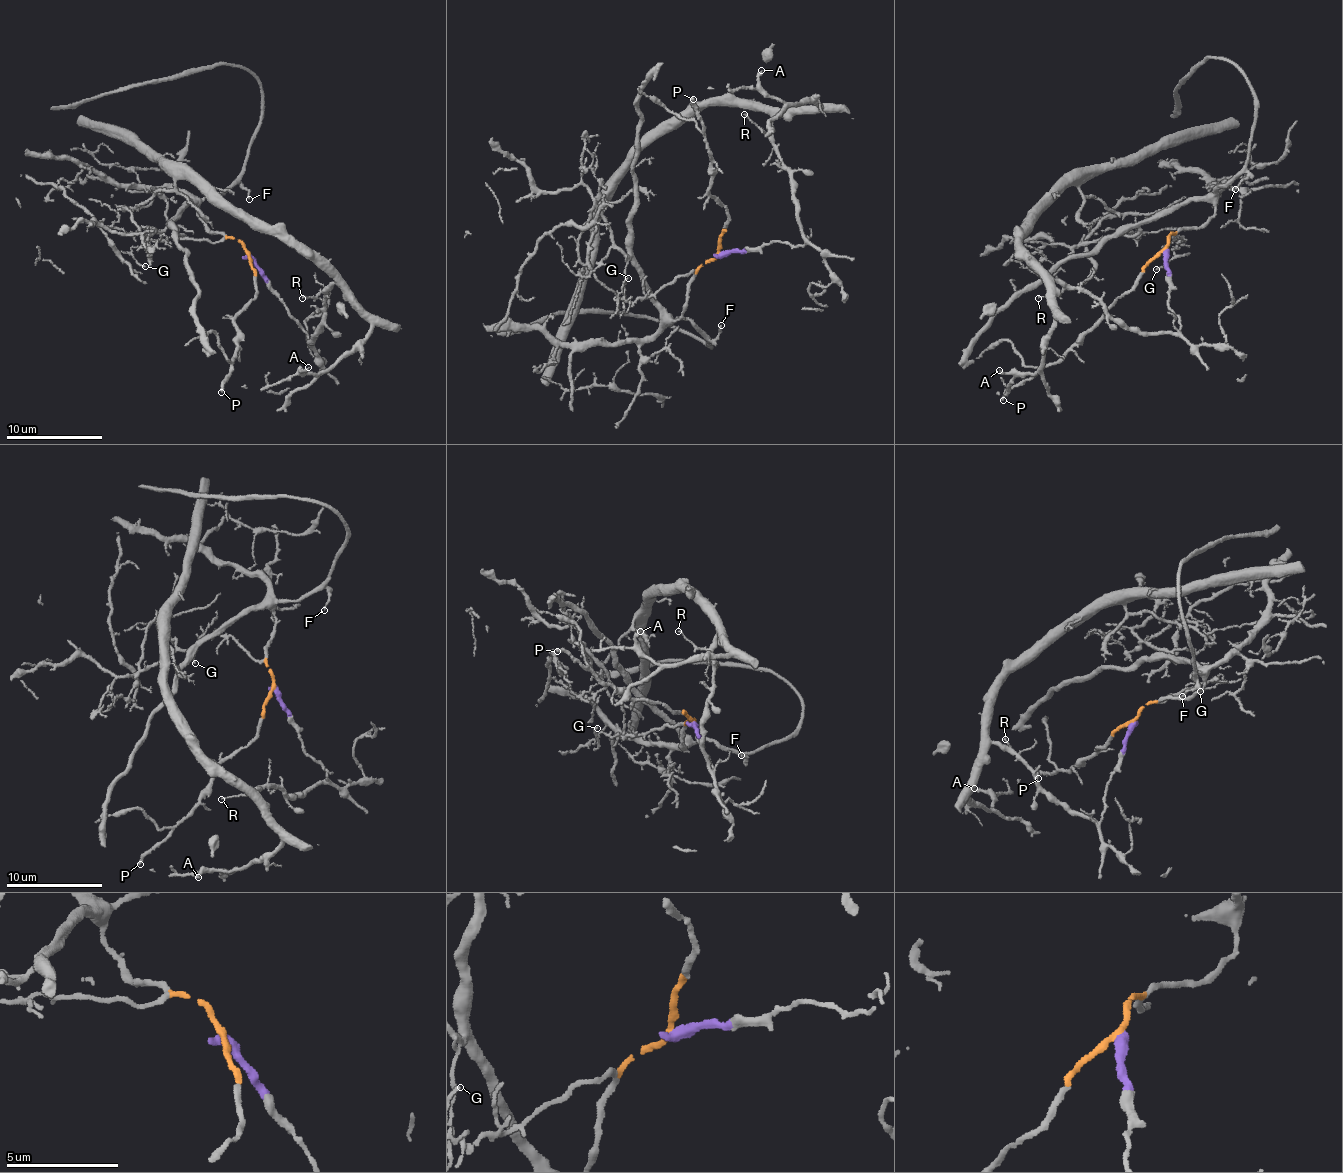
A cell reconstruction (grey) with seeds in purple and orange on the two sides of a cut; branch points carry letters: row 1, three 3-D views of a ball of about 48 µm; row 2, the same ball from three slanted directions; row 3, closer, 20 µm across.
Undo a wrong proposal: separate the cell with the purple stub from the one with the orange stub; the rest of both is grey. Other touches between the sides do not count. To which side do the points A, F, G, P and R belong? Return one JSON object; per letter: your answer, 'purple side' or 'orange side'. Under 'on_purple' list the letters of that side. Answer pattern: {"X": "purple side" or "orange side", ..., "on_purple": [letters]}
{"A": "purple side", "F": "orange side", "G": "orange side", "P": "orange side", "R": "purple side", "on_purple": ["A", "R"]}

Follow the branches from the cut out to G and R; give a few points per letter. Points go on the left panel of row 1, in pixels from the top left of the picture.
G: (248, 254), (235, 238), (209, 243), (170, 236), (149, 241), (132, 250), (139, 264), (146, 266)
R: (248, 254), (309, 340), (316, 336), (327, 296), (321, 293), (303, 298)

